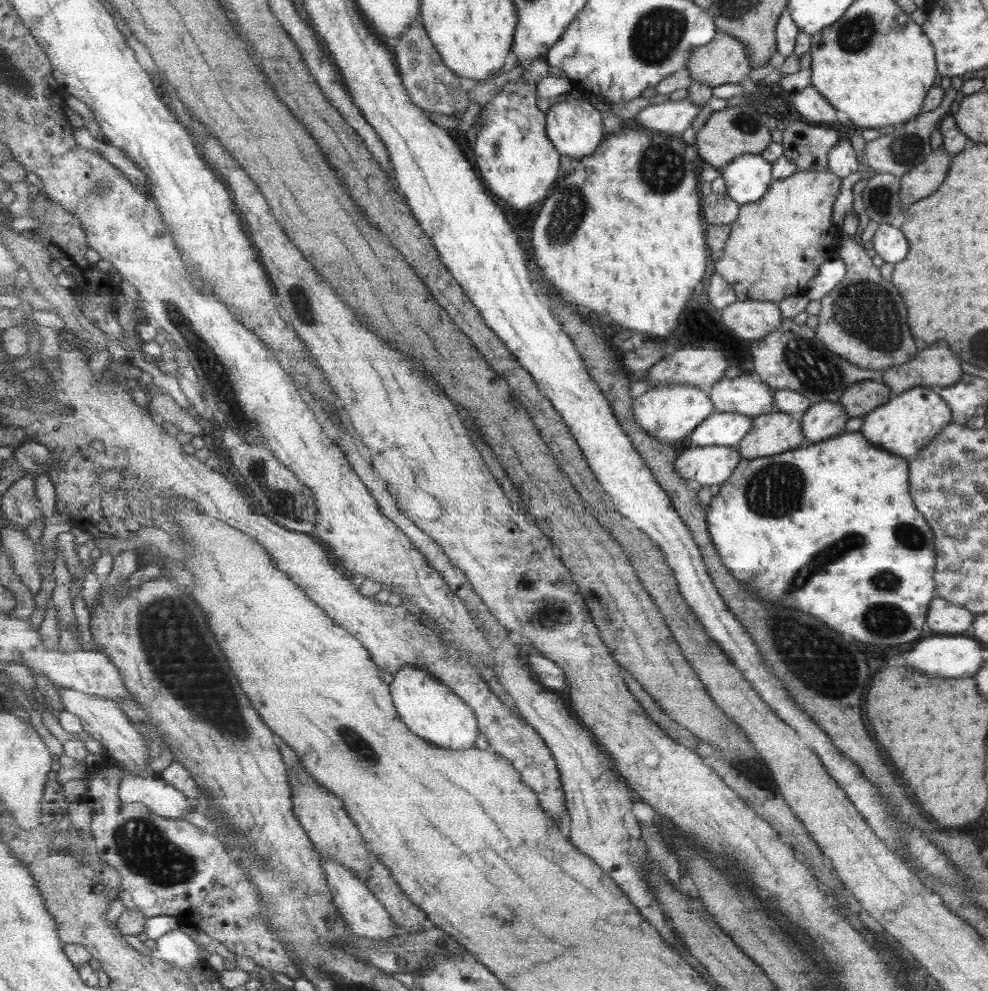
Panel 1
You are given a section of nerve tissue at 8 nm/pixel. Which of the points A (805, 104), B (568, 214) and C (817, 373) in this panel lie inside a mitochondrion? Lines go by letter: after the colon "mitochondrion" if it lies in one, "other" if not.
A: other
B: mitochondrion
C: mitochondrion

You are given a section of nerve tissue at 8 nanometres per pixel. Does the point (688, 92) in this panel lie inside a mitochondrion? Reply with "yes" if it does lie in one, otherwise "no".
no

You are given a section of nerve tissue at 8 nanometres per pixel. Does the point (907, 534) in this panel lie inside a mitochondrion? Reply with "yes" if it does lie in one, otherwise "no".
yes

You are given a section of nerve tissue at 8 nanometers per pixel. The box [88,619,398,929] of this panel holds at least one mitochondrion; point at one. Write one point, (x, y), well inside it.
(142, 847)

